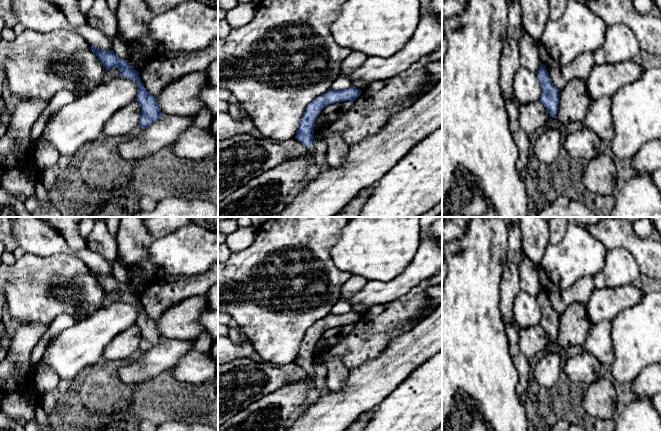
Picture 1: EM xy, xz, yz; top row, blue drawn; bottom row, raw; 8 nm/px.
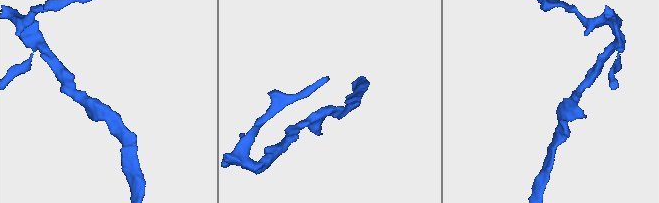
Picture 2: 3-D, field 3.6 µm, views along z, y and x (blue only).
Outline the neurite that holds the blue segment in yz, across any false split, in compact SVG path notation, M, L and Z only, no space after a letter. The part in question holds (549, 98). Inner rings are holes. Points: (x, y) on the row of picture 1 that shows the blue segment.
M541 64L536 72L542 92L540 102L547 109L549 115L555 118L558 112L559 89L557 89L549 78L546 66Z

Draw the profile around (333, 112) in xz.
M344 101L328 105L317 117L315 125L324 128L335 123L345 114L353 103L354 101Z

